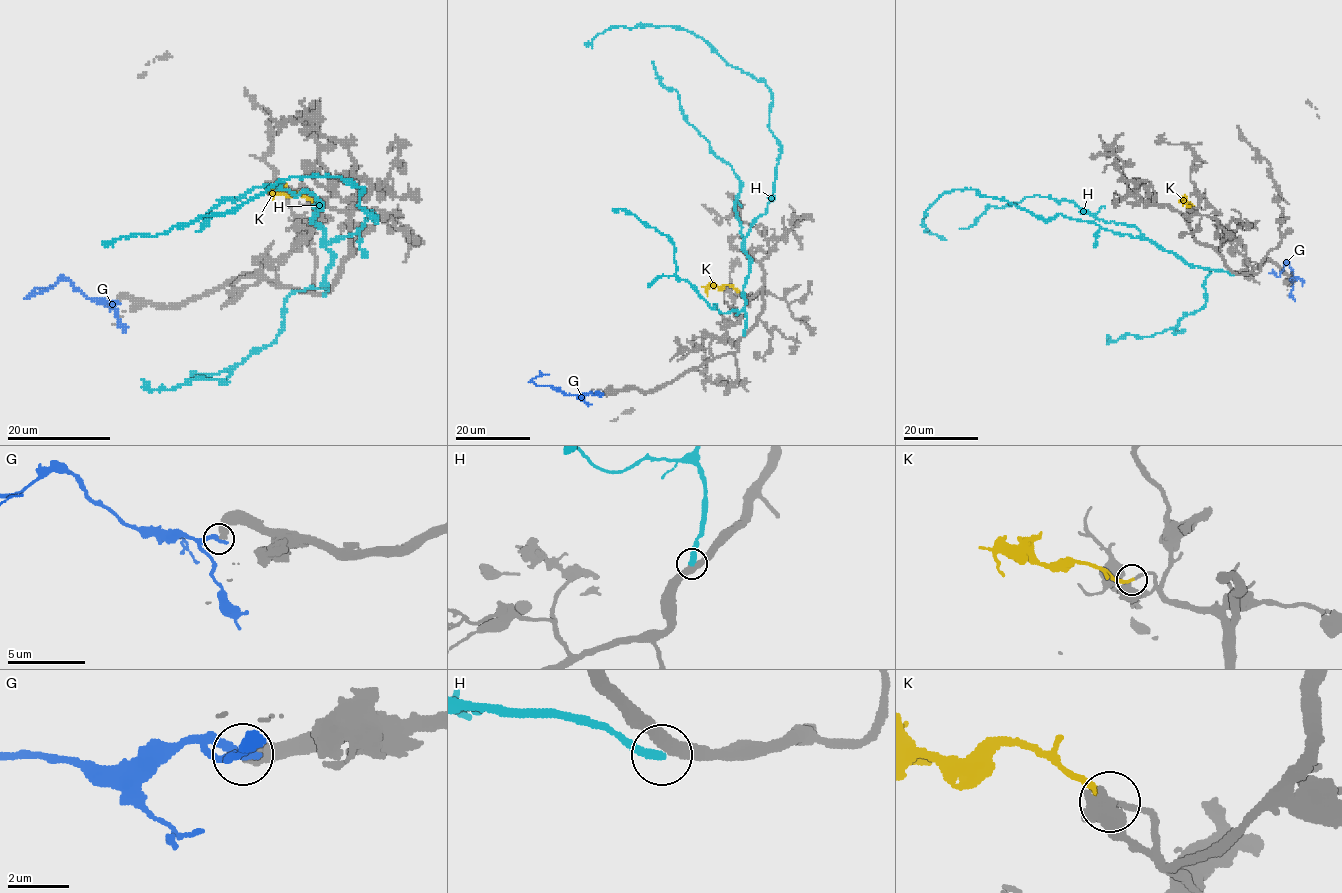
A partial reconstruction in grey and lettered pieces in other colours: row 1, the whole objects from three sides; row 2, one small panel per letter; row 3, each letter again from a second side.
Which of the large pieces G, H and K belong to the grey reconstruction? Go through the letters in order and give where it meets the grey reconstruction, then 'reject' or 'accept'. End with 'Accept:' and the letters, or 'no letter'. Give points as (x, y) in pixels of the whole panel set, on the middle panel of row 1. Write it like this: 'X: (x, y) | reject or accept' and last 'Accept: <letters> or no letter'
G: (596, 394) | reject
H: (743, 335) | reject
K: (739, 292) | accept
Accept: K

